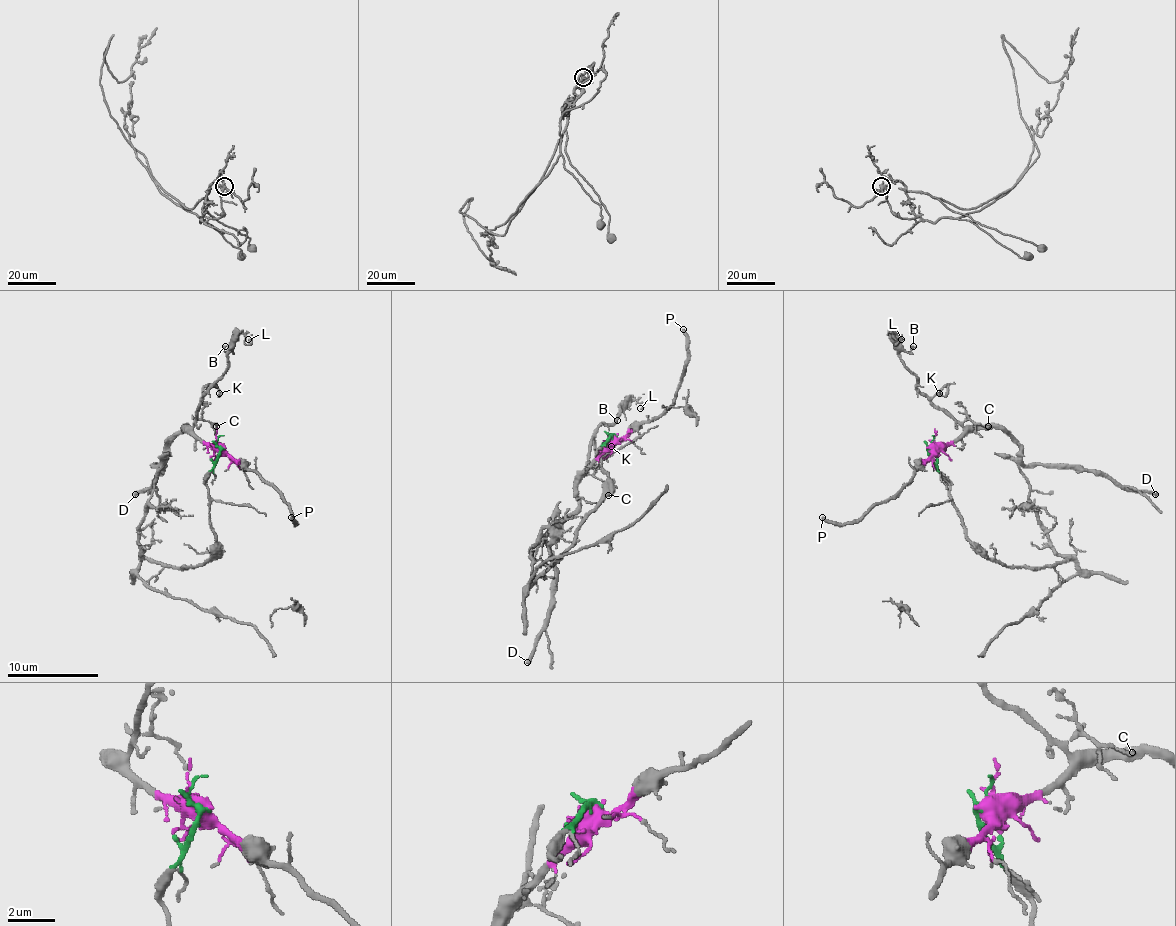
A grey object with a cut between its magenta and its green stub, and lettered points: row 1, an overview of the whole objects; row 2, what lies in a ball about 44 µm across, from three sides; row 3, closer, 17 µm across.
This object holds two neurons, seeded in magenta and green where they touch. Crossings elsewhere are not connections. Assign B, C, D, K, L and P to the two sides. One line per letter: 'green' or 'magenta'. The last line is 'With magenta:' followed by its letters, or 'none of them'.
B: magenta
C: magenta
D: magenta
K: magenta
L: magenta
P: magenta
With magenta: B, C, D, K, L, P

